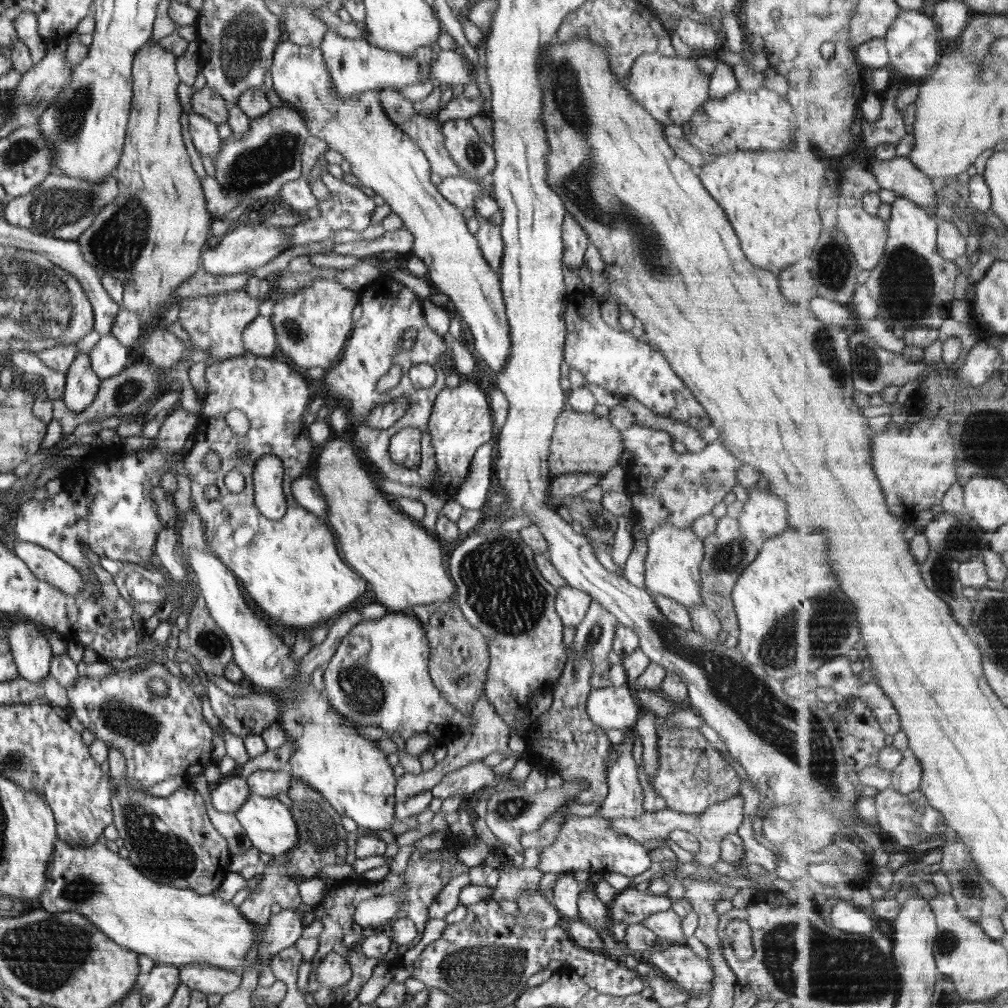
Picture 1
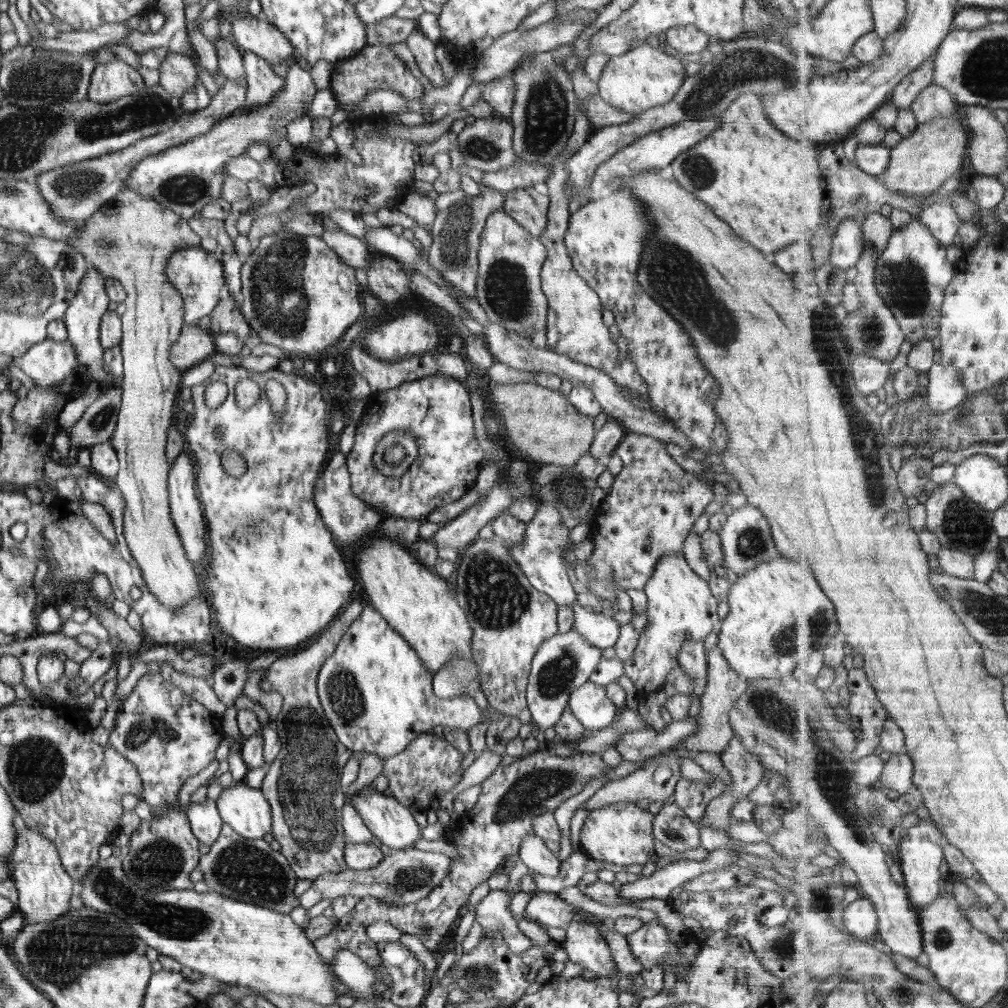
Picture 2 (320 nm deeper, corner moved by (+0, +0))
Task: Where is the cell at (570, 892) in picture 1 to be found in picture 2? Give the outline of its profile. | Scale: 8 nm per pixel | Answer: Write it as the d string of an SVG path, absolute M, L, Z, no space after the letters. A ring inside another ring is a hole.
M526 833L518 849L521 862L534 873L545 877L555 877L559 873L560 861L548 847L545 839L536 833Z

